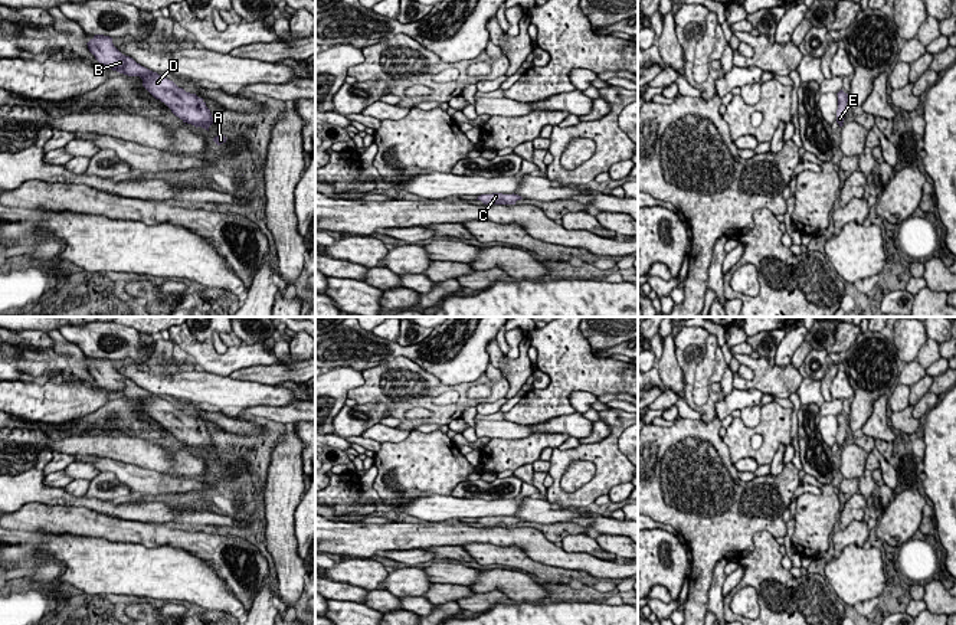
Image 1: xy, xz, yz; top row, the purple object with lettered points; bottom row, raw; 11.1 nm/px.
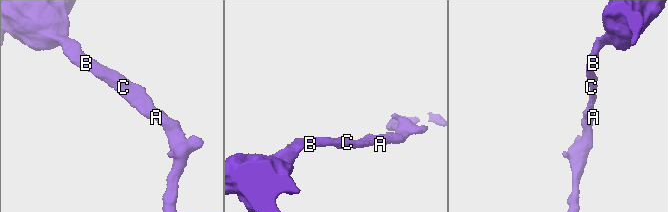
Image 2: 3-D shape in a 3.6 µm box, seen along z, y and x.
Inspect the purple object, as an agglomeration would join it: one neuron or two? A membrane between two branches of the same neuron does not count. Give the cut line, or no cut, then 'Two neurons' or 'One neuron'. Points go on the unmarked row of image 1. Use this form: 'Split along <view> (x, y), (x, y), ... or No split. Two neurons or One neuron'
No split. One neuron

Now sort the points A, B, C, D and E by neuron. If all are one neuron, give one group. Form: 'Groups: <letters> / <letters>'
Groups: A B C D E

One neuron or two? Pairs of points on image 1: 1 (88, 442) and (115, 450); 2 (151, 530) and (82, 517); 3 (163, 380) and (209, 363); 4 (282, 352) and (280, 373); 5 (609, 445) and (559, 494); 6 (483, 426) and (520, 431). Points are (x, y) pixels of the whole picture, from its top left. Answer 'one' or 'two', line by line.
1: one
2: one
3: two
4: two
5: one
6: one

